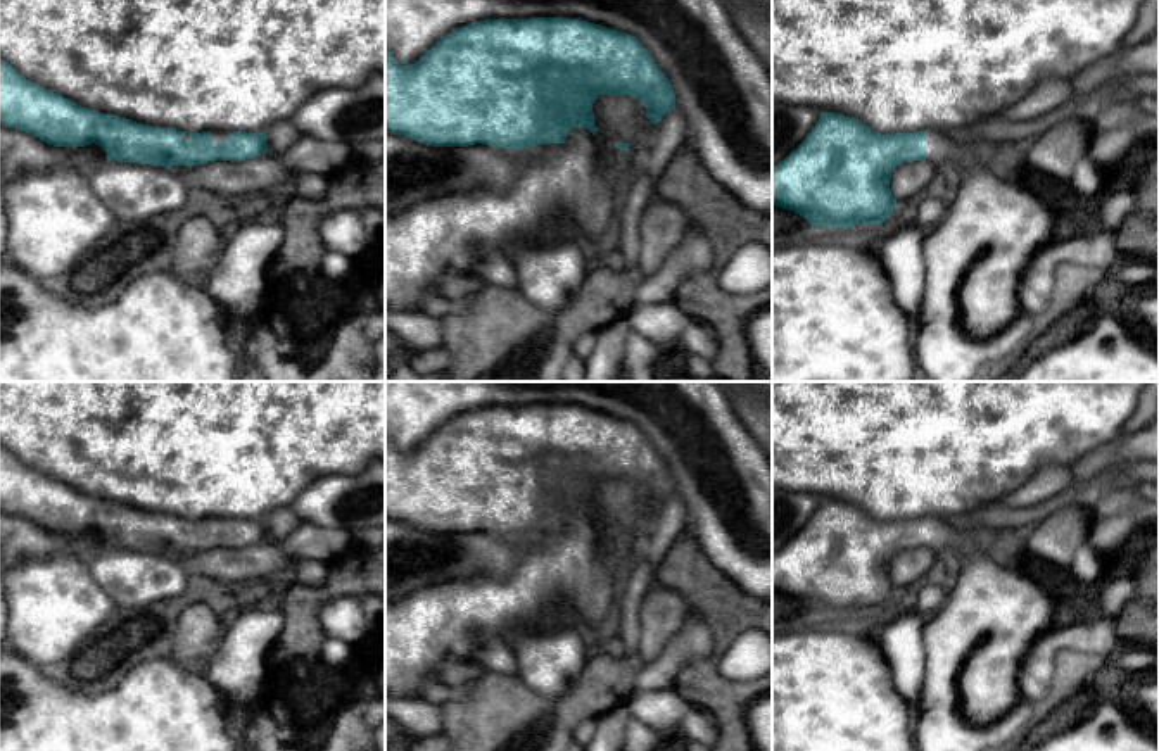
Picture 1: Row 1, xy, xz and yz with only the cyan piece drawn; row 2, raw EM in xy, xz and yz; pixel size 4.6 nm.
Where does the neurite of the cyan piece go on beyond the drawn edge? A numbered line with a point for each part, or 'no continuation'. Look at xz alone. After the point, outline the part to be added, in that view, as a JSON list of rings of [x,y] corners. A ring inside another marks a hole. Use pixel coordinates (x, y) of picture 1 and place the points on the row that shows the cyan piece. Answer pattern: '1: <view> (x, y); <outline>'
1: xz (622, 157); [[[615,147],[615,164],[618,167],[625,166],[627,162],[630,162],[632,157],[634,157],[634,152],[630,152],[630,150],[620,150],[620,148]]]

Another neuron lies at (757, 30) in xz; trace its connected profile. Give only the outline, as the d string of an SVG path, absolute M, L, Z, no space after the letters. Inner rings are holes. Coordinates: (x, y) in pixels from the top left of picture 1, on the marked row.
M722 0L722 3L772 76L772 5L757 0Z

